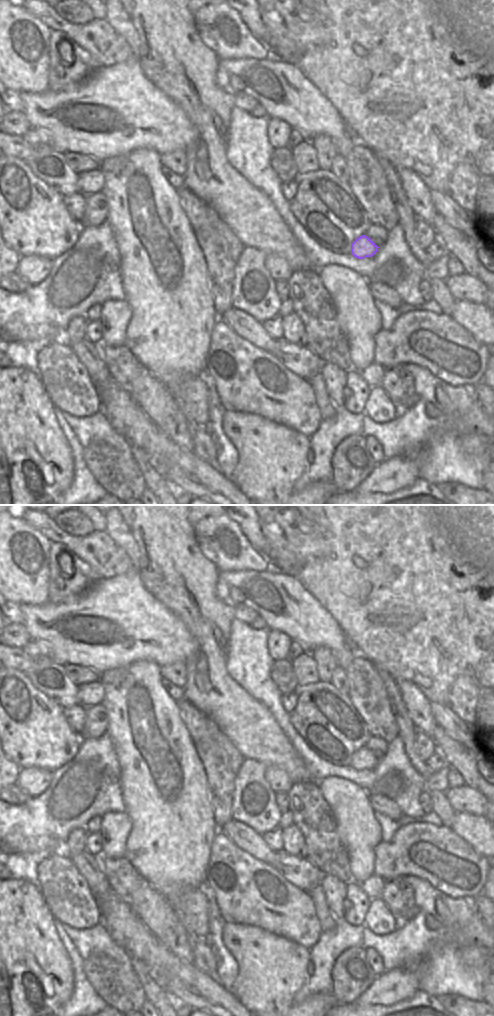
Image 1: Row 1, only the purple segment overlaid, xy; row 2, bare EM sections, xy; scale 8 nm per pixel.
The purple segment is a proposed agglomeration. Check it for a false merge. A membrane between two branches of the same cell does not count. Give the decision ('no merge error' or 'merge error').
no merge error

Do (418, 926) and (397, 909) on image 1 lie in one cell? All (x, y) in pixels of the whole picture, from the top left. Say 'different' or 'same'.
different

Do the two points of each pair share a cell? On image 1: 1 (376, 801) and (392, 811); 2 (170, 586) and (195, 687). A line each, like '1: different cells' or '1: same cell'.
1: same cell
2: same cell

